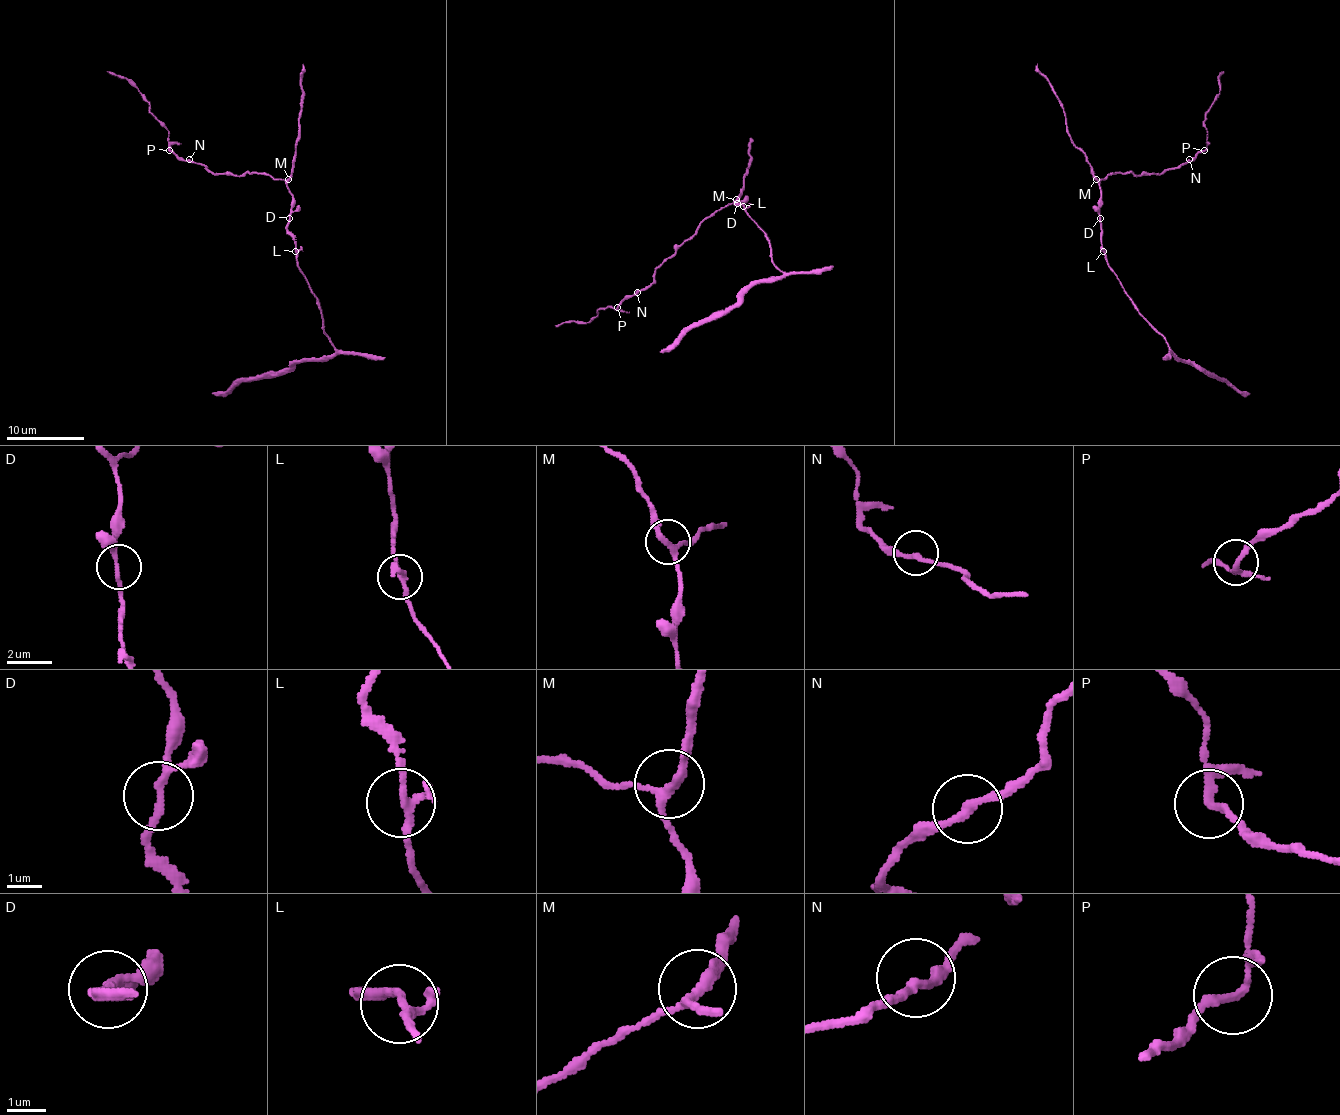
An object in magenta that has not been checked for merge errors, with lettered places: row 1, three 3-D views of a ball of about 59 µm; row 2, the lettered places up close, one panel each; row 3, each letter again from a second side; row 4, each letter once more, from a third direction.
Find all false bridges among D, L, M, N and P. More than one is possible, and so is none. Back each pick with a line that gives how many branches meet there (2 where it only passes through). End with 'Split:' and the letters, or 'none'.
Split: none

